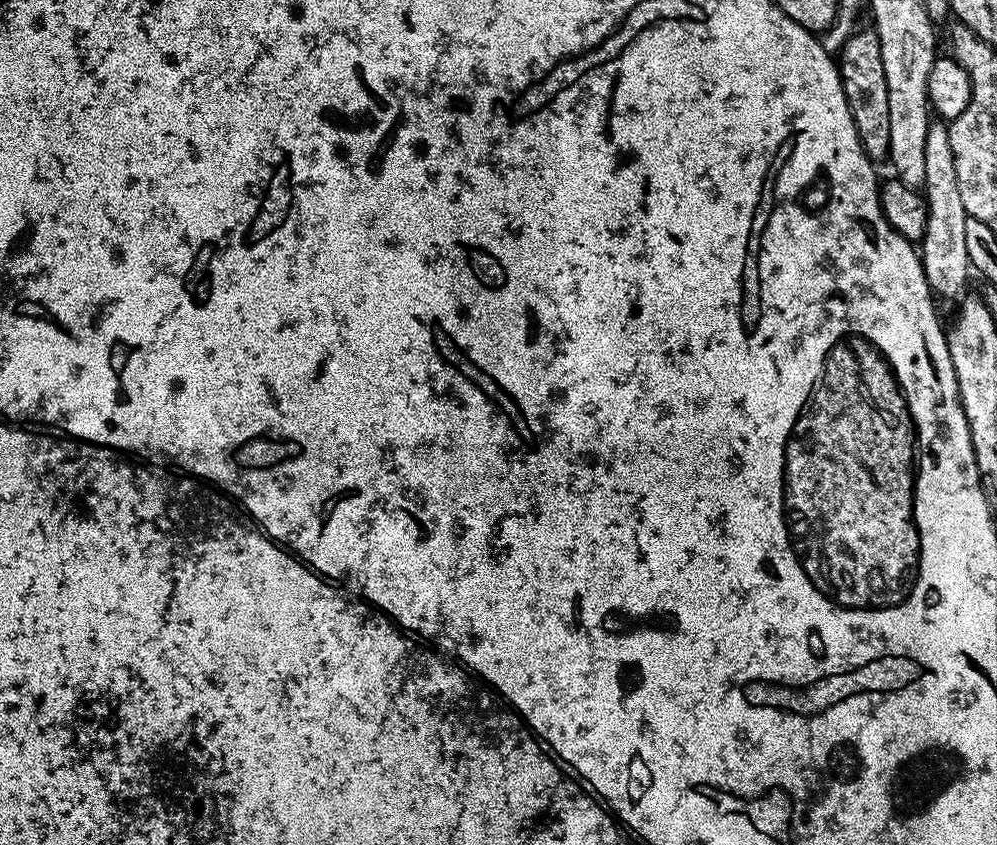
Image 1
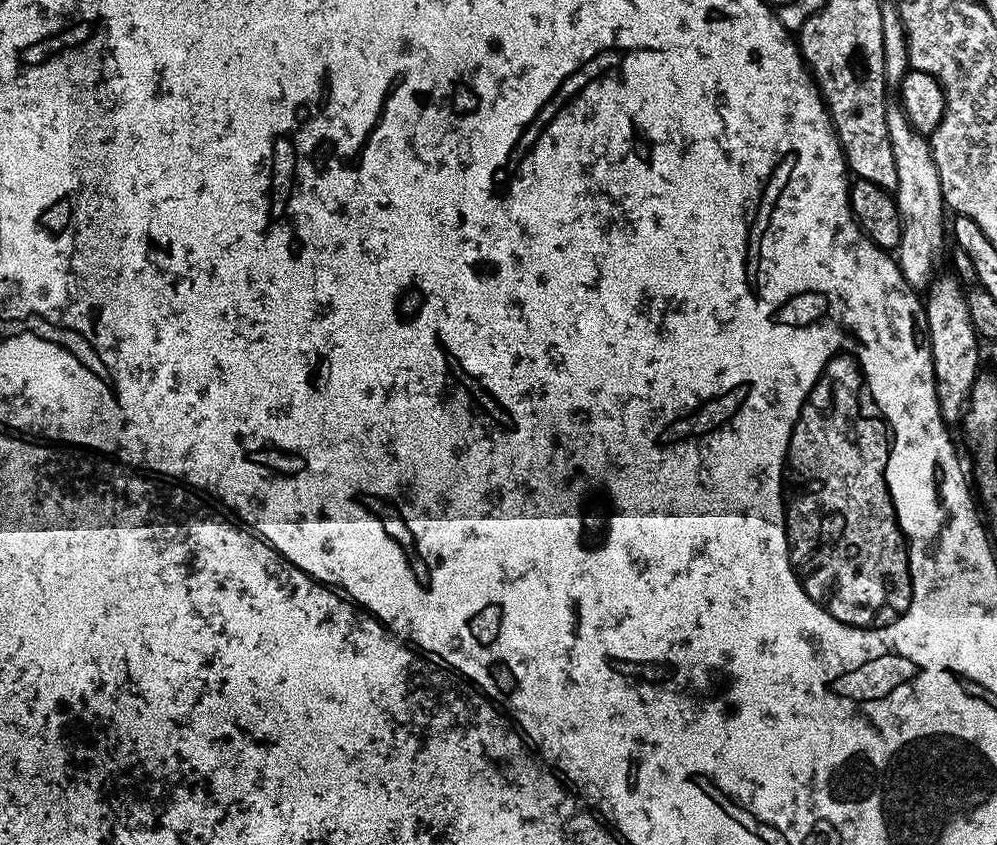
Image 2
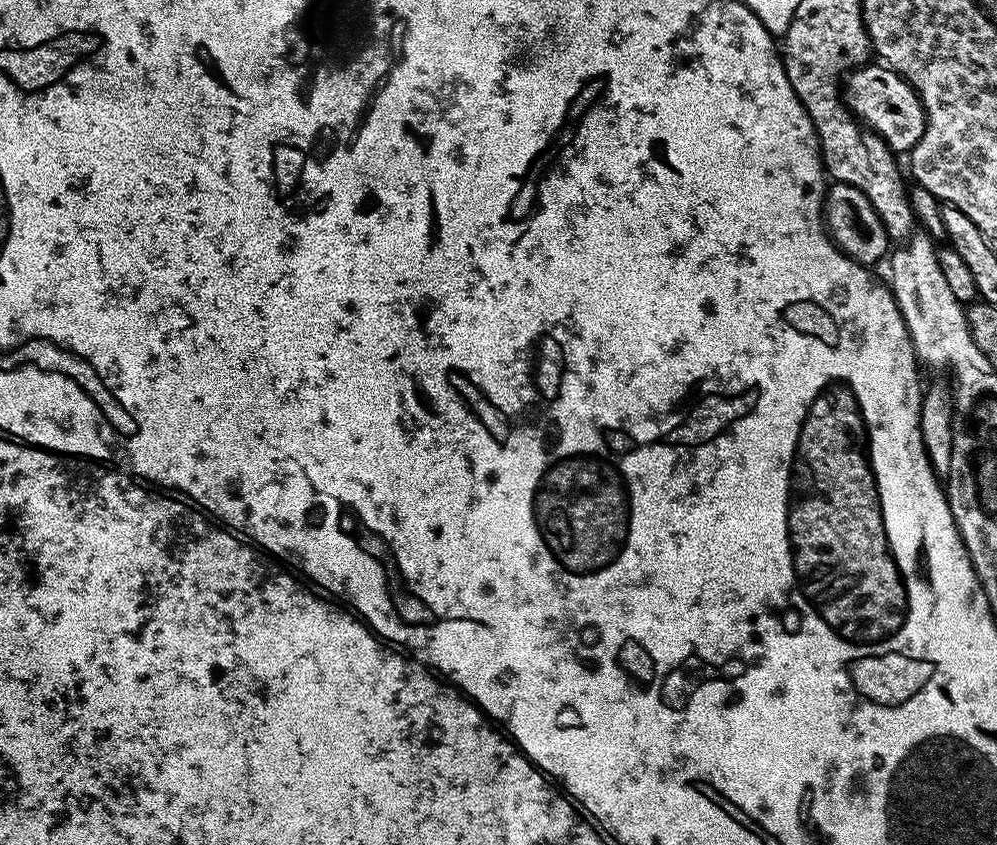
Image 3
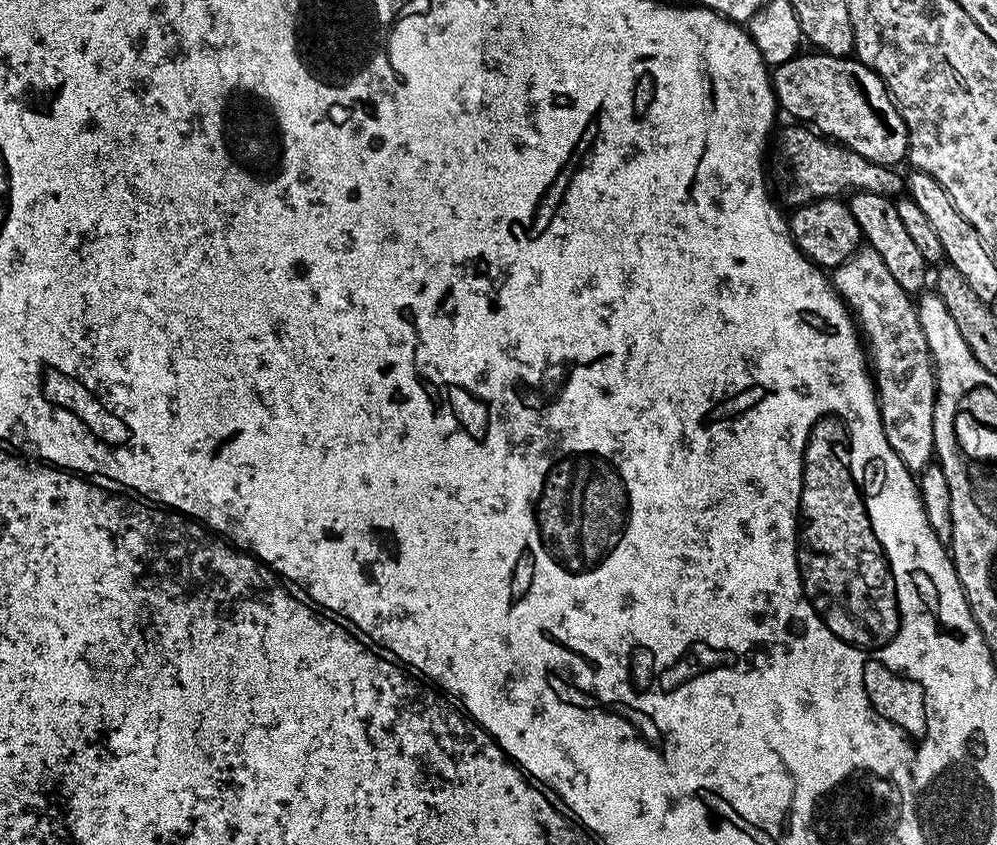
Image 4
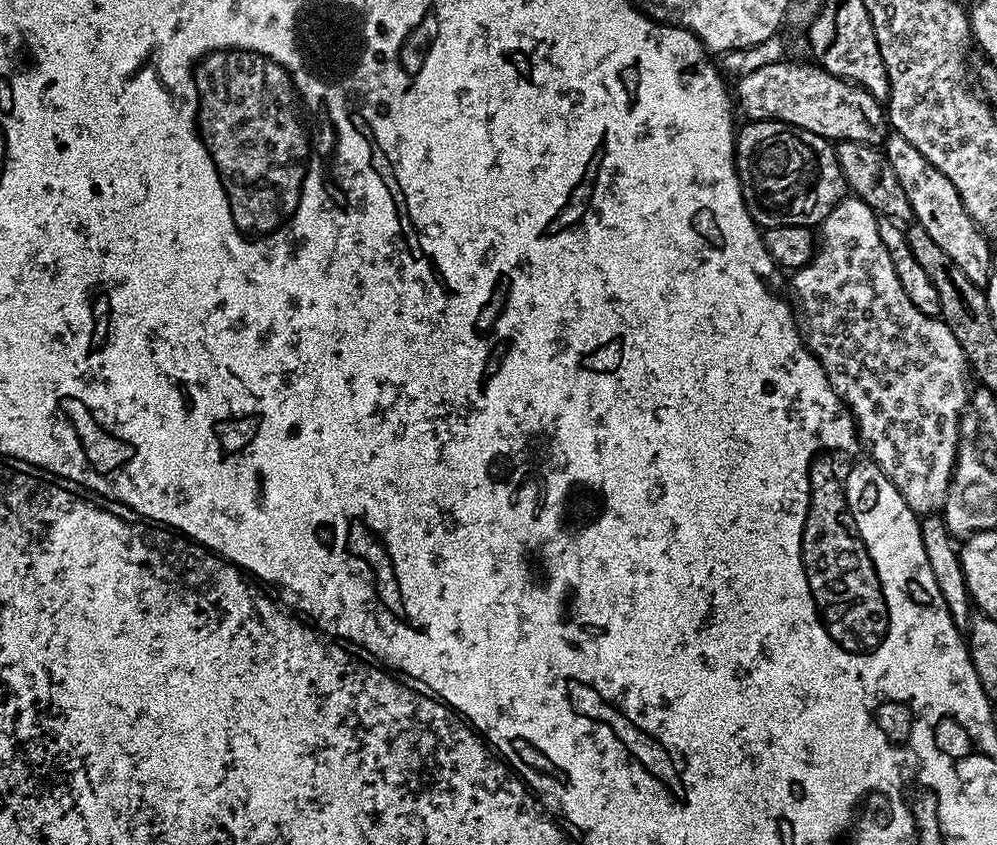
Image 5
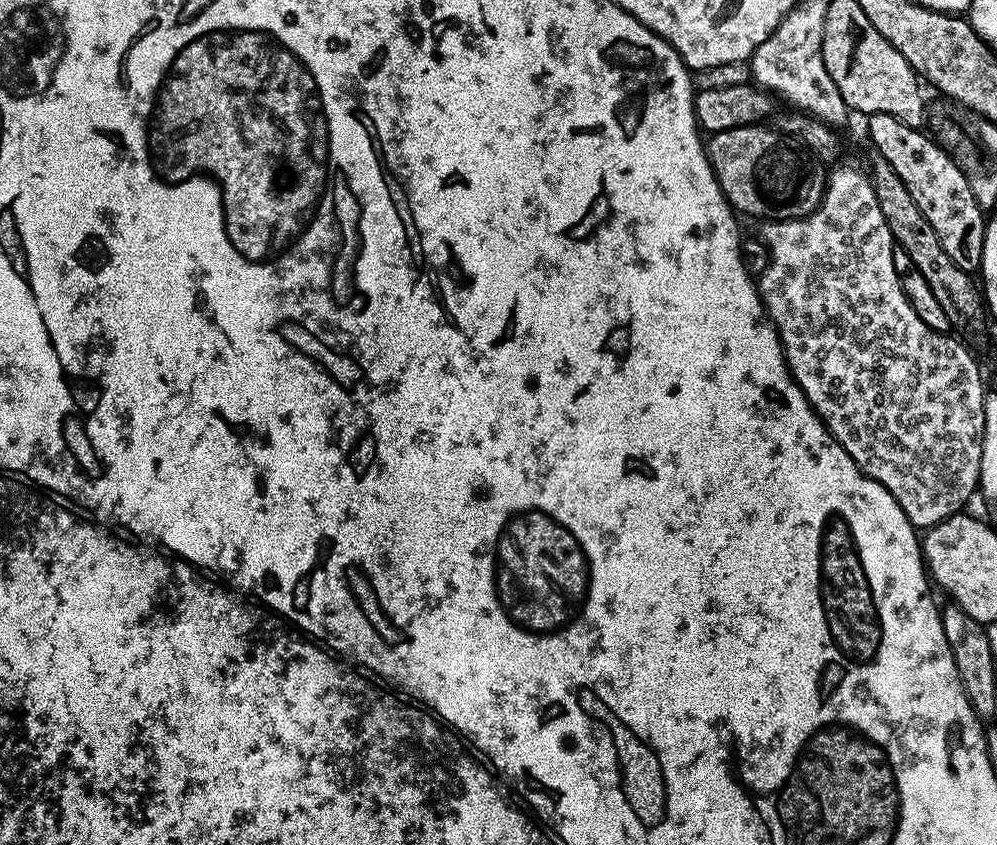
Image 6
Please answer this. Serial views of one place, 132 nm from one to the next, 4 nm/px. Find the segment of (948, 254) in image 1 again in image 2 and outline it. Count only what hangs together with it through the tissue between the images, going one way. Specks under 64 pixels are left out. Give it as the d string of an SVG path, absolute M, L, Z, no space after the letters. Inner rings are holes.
M947 274L947 276L937 275L926 289L924 314L928 318L928 345L930 346L932 365L934 366L934 386L938 394L940 417L945 424L952 426L955 425L955 420L957 423L961 419L968 403L968 396L972 392L972 386L981 373L979 372L980 348L976 345L978 337L974 326L970 322L970 310L966 306L965 285L960 283L956 276L952 274Z

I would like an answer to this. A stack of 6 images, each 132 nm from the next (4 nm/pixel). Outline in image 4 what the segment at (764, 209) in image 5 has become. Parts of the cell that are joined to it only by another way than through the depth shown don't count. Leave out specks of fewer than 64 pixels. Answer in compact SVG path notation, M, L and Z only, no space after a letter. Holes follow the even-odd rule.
M792 122L789 125L789 128L781 127L774 136L776 184L780 187L781 201L784 199L791 206L799 206L812 200L840 198L853 190L892 198L899 197L905 191L905 177L899 176L895 167L869 164L866 158L862 158L862 154L854 154L803 123Z

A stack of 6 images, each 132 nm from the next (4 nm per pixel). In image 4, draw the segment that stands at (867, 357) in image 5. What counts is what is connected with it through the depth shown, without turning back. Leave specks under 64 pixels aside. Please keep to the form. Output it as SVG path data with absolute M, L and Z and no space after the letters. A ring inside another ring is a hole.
M867 246L860 247L844 264L838 265L831 273L832 287L843 298L852 313L852 319L866 345L866 355L874 373L876 398L880 401L880 417L884 423L884 433L892 449L902 458L908 471L919 474L933 463L934 446L934 402L936 401L936 370L932 367L932 355L926 346L925 335L918 322L913 297L886 270L886 262Z

